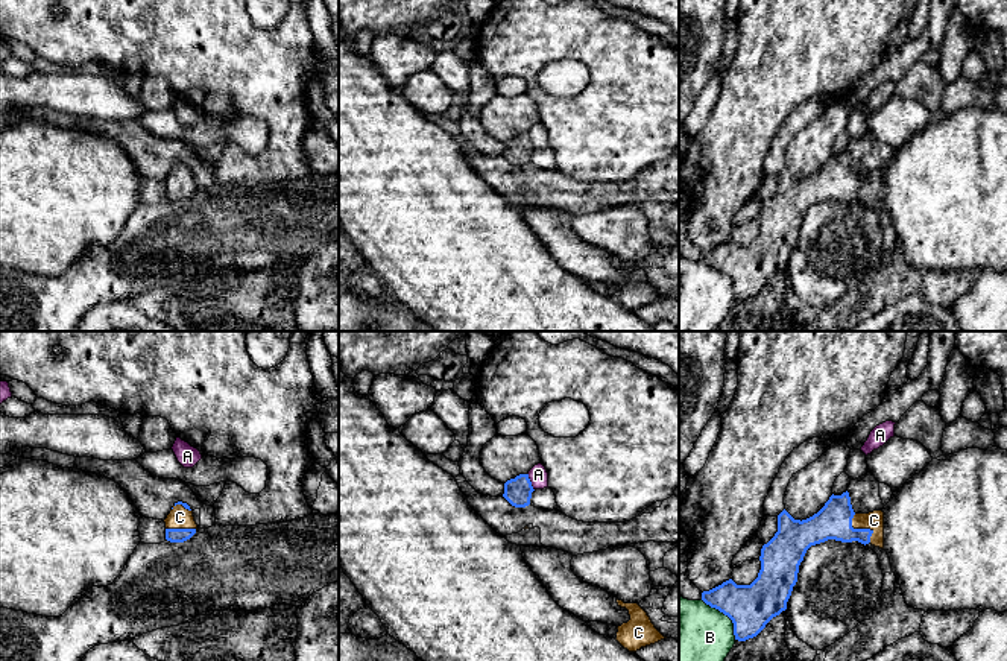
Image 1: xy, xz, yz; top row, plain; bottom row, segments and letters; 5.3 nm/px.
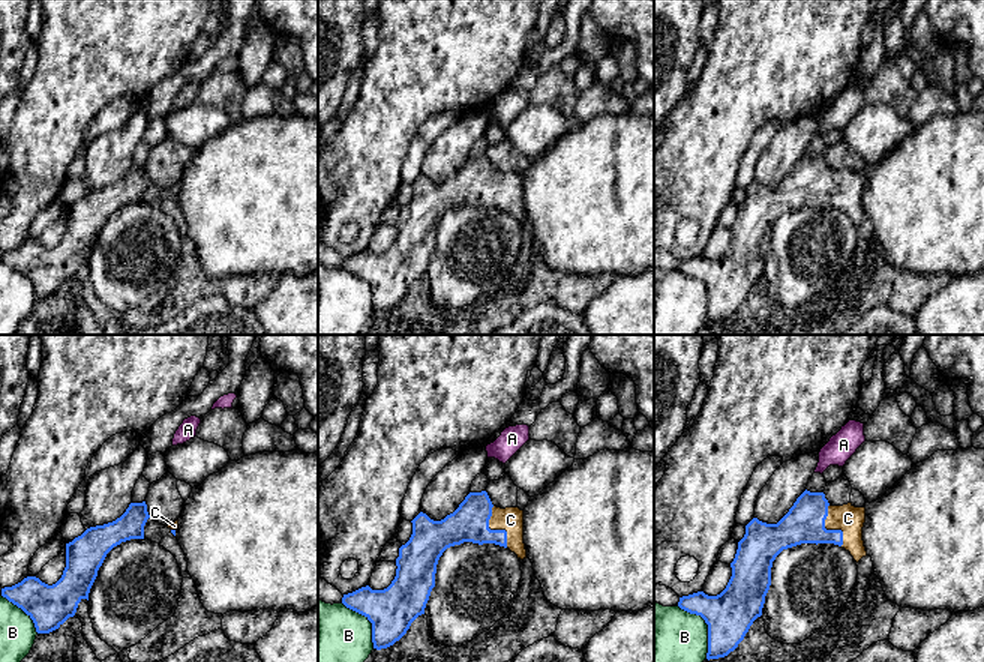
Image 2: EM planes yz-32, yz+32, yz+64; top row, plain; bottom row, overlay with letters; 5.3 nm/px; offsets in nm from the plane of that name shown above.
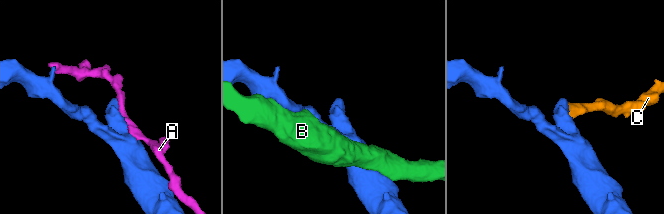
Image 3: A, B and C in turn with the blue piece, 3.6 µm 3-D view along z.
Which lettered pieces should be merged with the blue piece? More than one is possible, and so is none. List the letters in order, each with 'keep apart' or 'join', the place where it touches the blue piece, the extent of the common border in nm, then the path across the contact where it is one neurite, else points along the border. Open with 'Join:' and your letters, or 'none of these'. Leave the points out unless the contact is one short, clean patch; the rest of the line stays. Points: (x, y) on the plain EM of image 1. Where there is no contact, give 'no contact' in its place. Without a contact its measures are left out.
Join: C
A: keep apart | xz (530, 142) | 100 nm
B: keep apart | yz (725, 274) | 280 nm
C: join | yz (861, 189) | 180 nm | across yz (834, 180), (861, 189), (874, 180)

